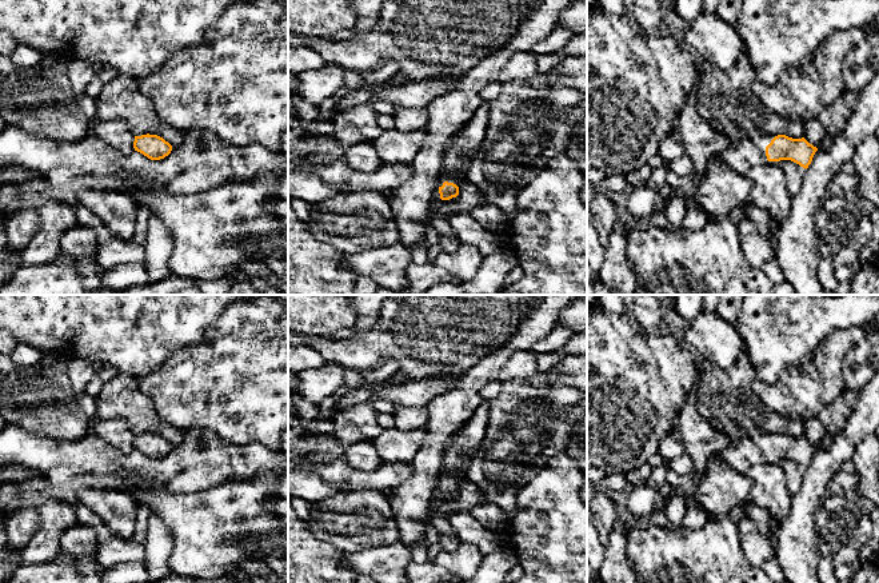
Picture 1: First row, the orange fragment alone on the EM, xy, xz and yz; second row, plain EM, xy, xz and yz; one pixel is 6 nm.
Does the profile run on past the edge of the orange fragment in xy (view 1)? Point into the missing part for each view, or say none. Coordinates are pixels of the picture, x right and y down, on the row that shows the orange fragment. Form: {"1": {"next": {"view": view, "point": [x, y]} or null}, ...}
{"1": {"next": null}}

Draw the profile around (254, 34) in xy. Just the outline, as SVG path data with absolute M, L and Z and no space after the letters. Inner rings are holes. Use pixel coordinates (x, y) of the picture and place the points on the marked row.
M280 0L232 4L207 28L195 47L168 59L155 73L139 80L137 88L152 103L160 120L184 135L209 129L228 144L260 144L272 152L280 152L281 135L288 128L288 12Z

